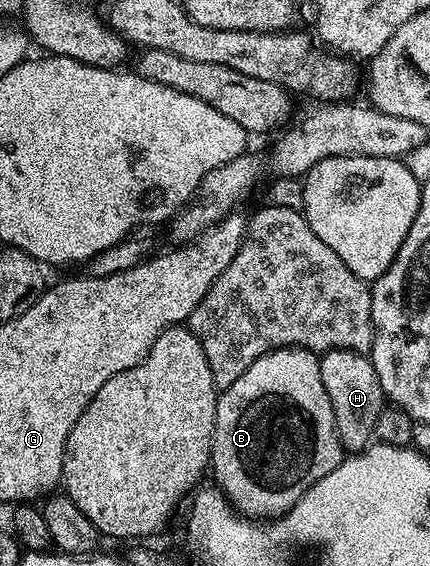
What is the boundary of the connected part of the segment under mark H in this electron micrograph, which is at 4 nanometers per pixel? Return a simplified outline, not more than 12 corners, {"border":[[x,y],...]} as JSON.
{"border":[[325,350],[341,446],[367,450],[386,405],[371,357]]}

